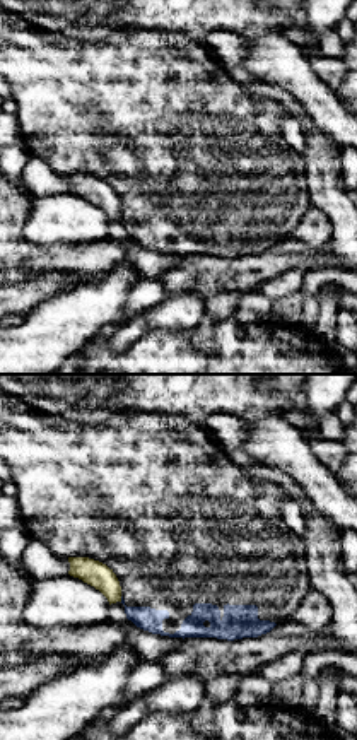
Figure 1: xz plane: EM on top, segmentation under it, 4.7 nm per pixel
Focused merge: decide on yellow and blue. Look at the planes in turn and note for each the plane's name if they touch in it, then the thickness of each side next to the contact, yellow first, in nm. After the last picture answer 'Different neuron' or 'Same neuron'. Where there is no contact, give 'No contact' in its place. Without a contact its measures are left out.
Touches yellow in xz. Thickness 120 nm (yellow) against 110 nm

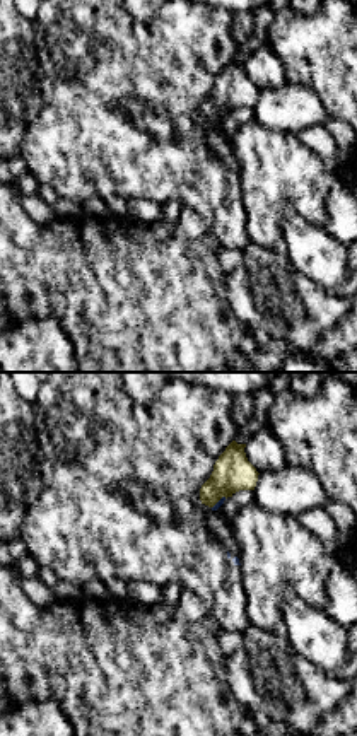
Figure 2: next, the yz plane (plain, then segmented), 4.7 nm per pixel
Touches yellow in yz. Thickness 180 nm (yellow) against 20 nm

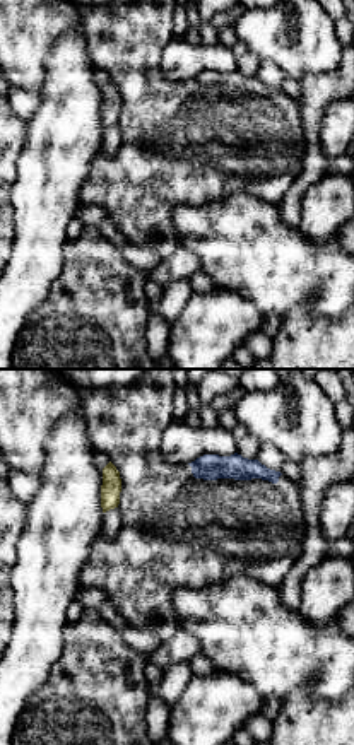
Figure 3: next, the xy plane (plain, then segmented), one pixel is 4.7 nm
No contact

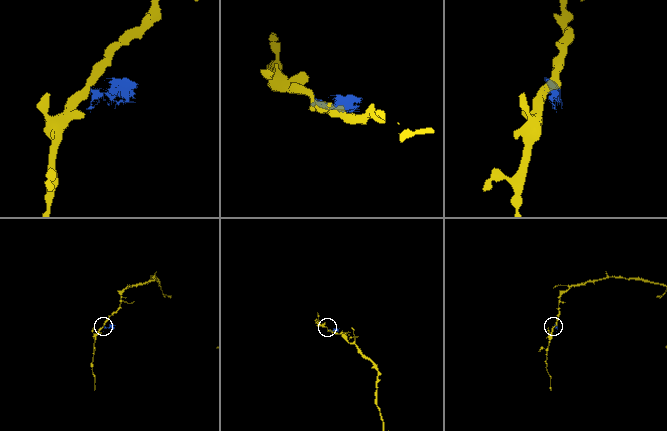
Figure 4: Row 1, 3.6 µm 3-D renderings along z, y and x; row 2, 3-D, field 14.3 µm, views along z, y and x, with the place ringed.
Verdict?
Different neuron

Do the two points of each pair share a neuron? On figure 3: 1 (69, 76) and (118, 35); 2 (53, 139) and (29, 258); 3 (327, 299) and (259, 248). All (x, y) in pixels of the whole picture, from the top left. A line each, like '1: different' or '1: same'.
1: different
2: same
3: same

